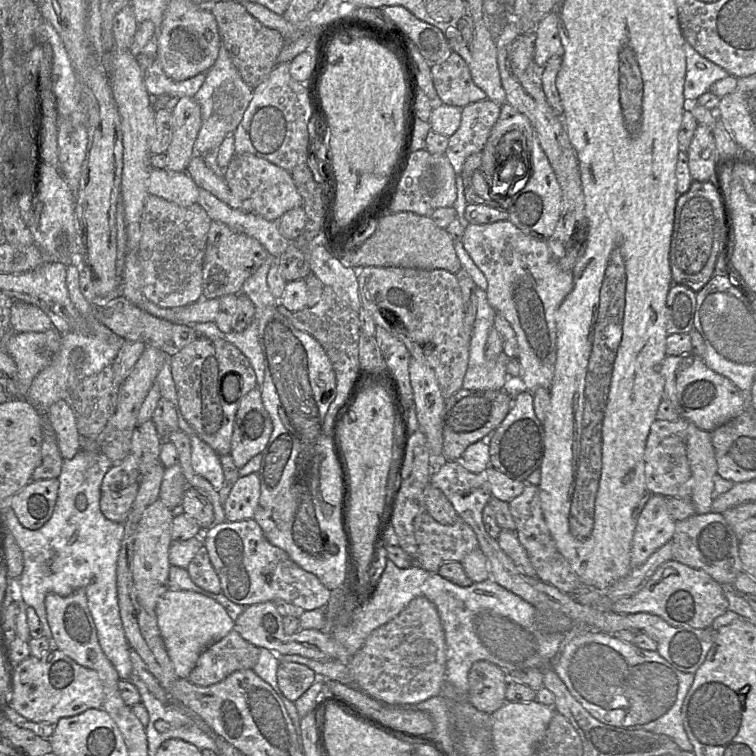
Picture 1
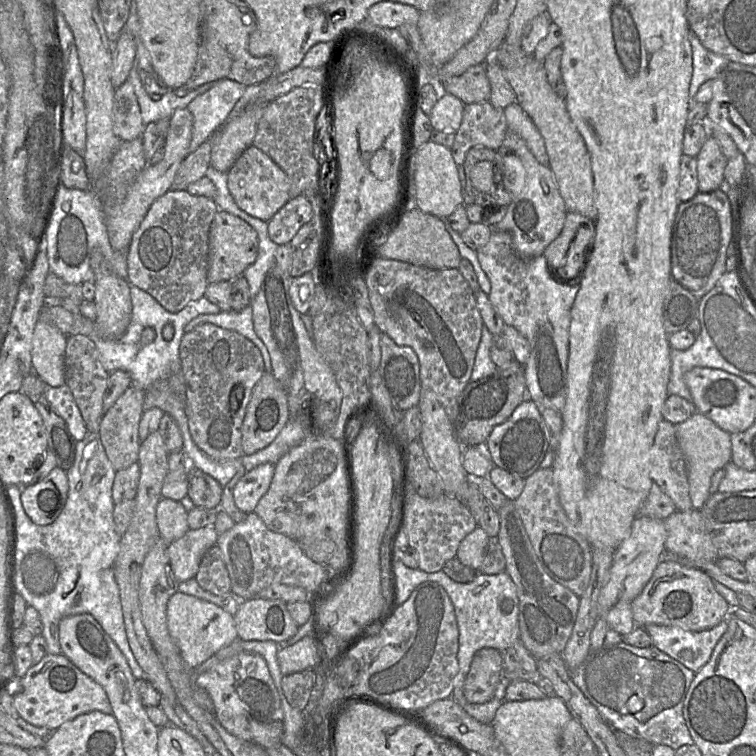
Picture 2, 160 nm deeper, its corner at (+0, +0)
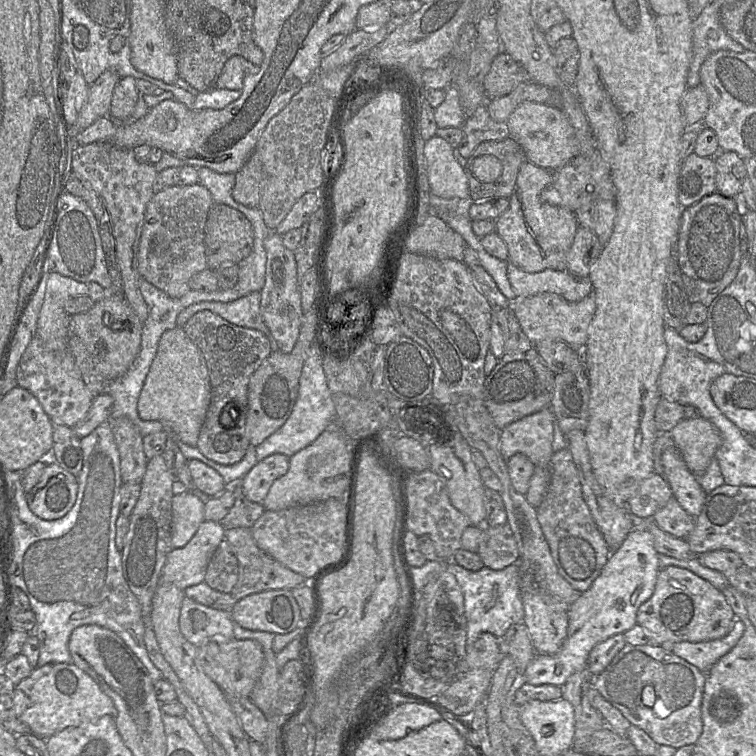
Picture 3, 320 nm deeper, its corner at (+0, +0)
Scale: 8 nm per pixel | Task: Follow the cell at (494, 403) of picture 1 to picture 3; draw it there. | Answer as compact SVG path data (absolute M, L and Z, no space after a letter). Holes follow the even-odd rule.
M512 307L501 310L507 312L504 353L483 384L483 403L499 430L528 415L549 408L556 375L545 365L534 344L523 333Z

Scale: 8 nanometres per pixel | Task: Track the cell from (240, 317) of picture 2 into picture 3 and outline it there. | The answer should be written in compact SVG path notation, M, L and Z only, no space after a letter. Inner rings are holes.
M252 292L244 297L229 303L222 302L200 302L195 303L177 316L176 324L179 328L184 328L188 320L196 313L208 310L219 315L224 320L239 327L245 327L260 331L270 342L271 351L278 351L278 345L270 330L265 325L260 311L260 292Z

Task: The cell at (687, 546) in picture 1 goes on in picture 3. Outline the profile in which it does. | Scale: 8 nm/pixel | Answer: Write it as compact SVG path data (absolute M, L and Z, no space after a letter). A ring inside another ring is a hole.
M674 497L655 513L652 520L660 529L680 539L686 539L696 523L696 518L687 513Z

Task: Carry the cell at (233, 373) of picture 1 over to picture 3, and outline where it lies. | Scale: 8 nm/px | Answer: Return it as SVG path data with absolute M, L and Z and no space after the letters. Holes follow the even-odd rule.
M208 310L192 316L183 329L205 359L211 386L210 404L196 447L207 459L225 466L234 465L243 459L250 446L245 433L248 384L252 374L272 353L270 342L260 331L231 324Z

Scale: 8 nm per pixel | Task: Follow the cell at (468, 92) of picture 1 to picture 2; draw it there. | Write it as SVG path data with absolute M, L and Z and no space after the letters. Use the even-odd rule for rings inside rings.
M486 62L471 66L463 74L438 81L442 92L460 99L464 105L487 102L491 87L486 74Z

